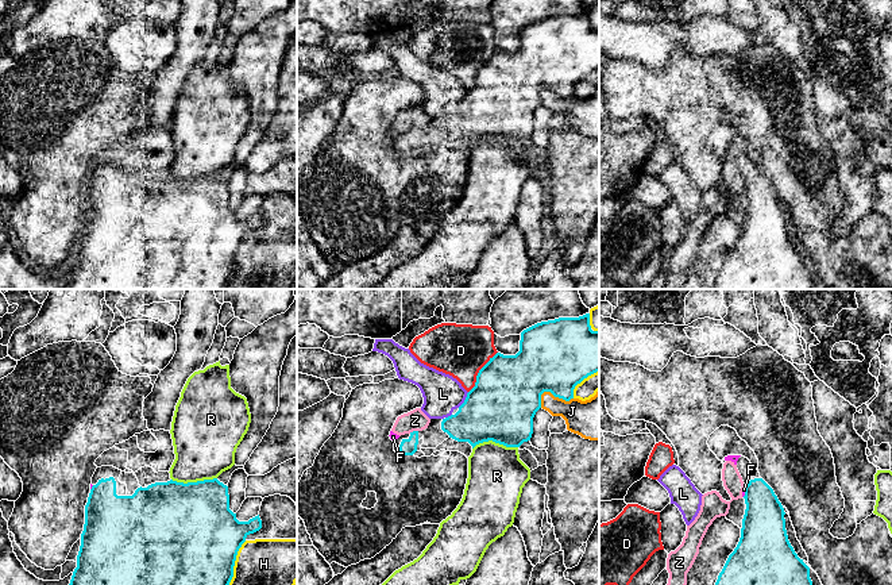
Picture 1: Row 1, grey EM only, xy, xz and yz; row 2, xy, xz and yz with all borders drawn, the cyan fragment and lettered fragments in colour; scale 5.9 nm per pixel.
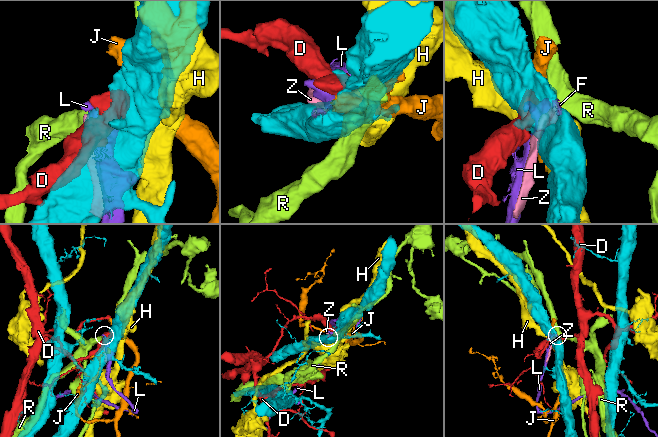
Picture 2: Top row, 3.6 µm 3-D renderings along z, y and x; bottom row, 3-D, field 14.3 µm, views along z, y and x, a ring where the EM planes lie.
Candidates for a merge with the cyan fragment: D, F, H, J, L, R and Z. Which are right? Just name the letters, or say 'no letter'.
no letter

